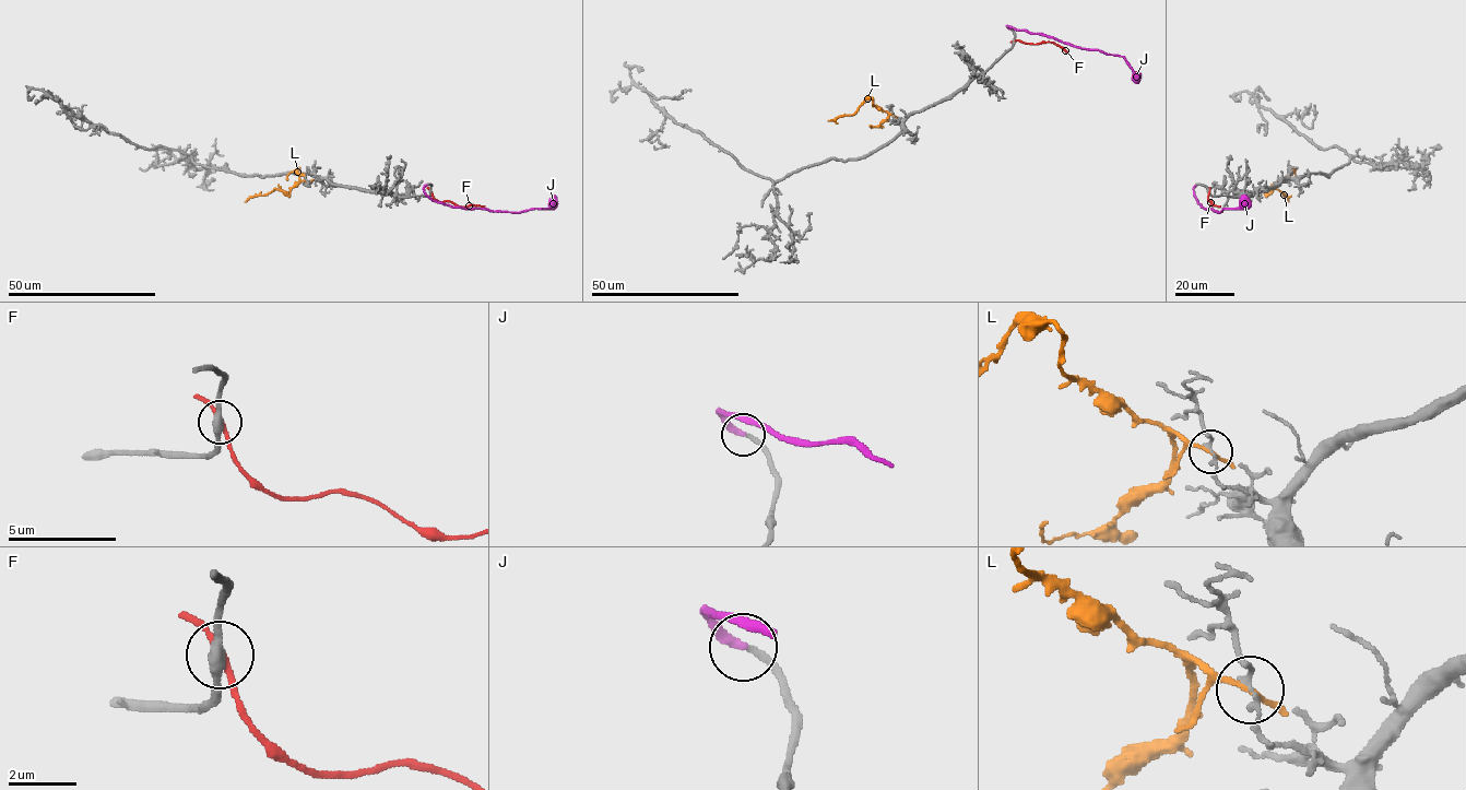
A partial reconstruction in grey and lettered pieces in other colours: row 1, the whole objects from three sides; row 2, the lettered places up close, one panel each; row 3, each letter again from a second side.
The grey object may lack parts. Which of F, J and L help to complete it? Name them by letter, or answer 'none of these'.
J

